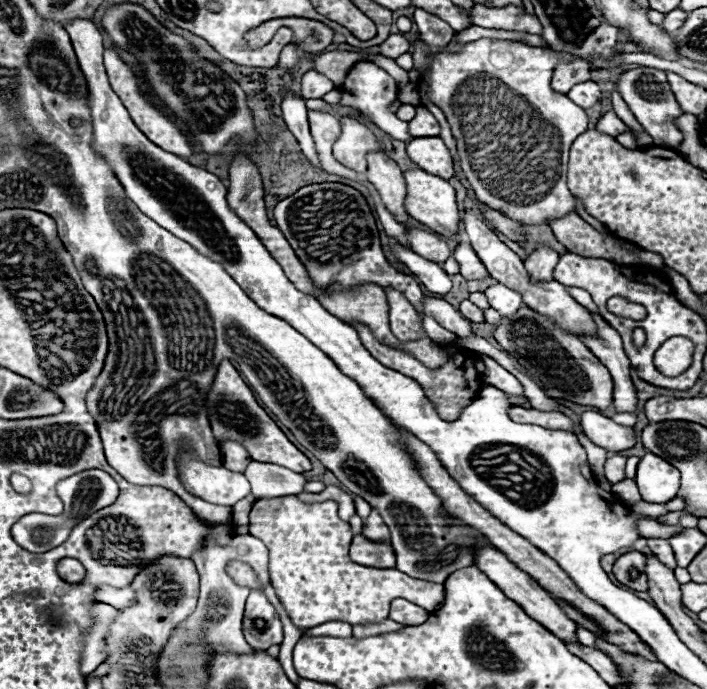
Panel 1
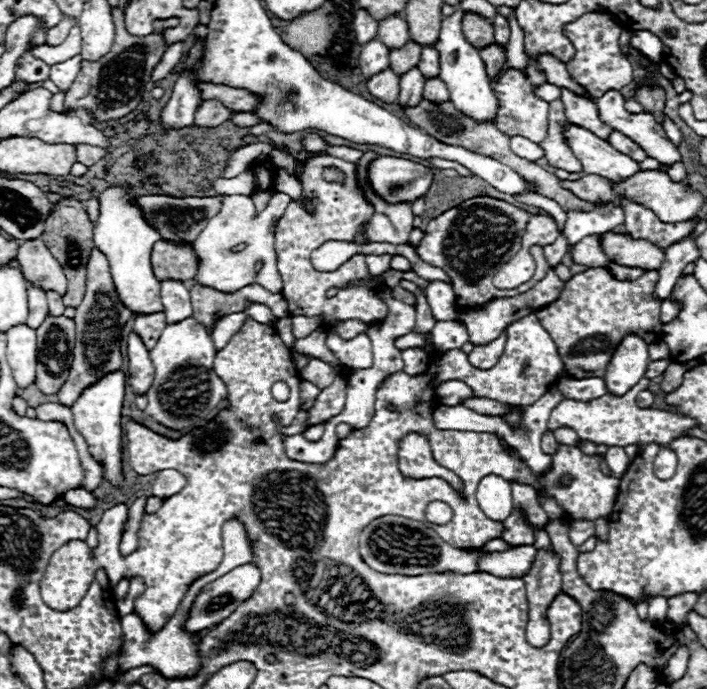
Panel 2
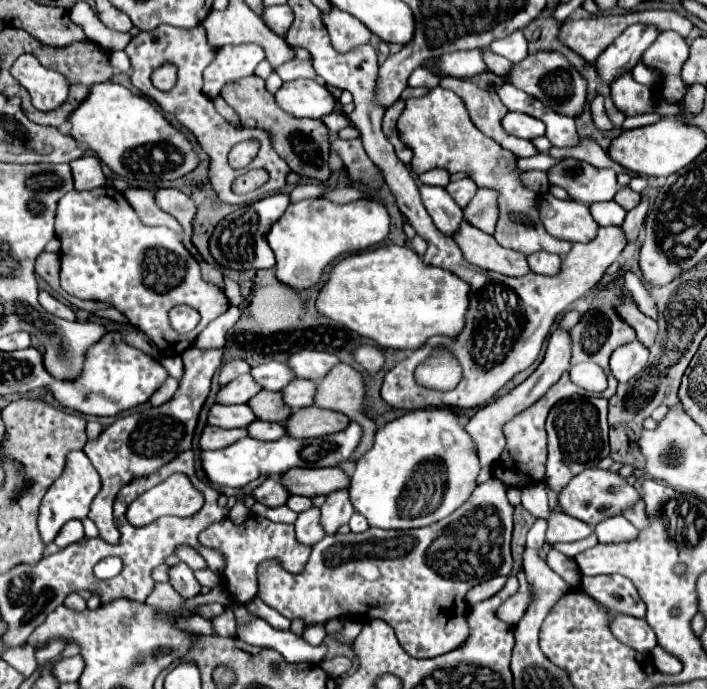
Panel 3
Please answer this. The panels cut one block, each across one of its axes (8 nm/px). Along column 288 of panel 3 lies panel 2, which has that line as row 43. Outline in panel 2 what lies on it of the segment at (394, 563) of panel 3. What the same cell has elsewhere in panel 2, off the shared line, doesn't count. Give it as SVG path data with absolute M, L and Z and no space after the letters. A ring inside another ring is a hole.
M584 14L578 20L566 25L566 36L576 48L574 58L566 64L572 80L584 88L590 100L600 98L608 90L622 90L632 82L632 64L620 50L622 26L610 14Z

